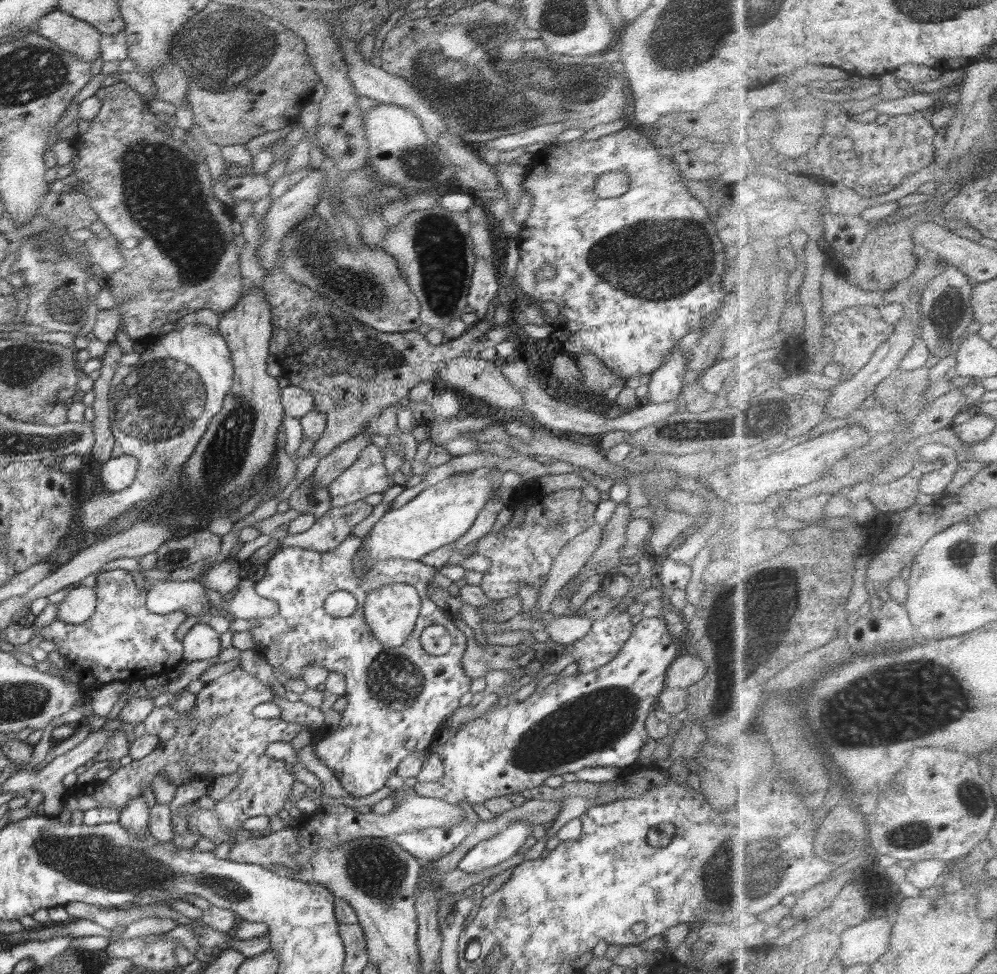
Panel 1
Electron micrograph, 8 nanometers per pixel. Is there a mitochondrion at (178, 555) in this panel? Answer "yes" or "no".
yes

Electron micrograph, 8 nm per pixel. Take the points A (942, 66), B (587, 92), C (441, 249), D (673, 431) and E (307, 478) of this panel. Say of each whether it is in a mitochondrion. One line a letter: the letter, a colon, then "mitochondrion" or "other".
A: other
B: mitochondrion
C: mitochondrion
D: other
E: other

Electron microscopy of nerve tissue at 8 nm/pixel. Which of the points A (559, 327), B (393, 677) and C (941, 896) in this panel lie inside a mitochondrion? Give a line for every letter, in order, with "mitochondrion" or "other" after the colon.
A: other
B: mitochondrion
C: other

